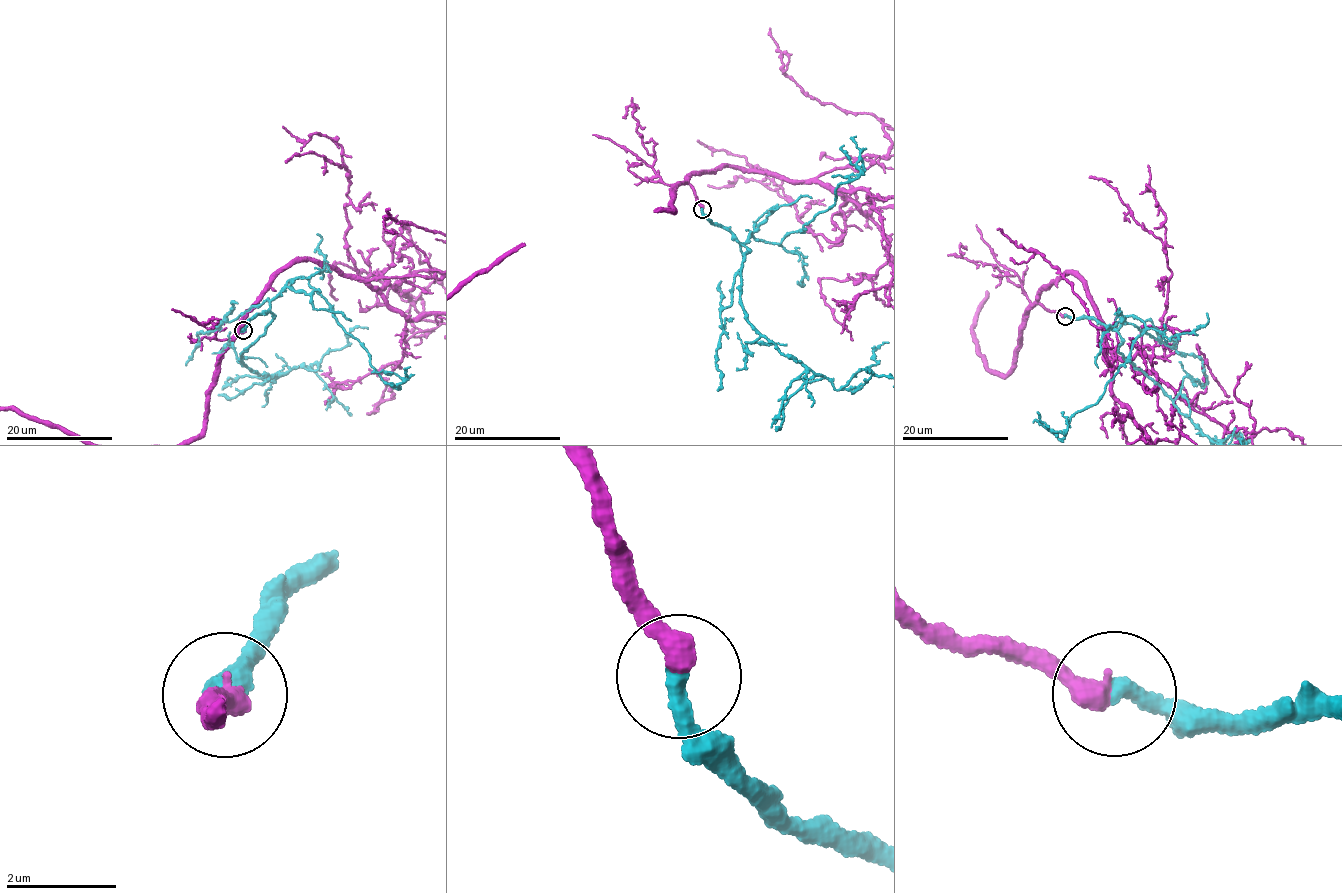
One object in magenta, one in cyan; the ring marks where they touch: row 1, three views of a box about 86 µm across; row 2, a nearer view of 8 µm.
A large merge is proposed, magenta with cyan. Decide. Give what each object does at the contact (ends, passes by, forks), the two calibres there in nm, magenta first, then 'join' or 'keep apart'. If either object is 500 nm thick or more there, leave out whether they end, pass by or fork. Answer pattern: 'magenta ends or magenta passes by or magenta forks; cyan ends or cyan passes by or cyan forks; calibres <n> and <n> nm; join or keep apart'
magenta ends; cyan ends; calibres 400 and 320 nm; join

